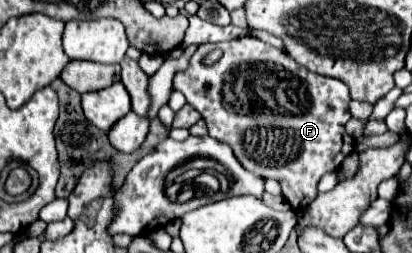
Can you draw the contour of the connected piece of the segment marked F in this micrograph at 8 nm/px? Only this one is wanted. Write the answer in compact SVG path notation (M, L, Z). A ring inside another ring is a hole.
M241 36L237 40L199 46L191 56L187 70L175 74L173 88L183 92L187 102L201 112L209 134L233 148L243 168L255 176L273 178L283 186L283 196L295 212L301 212L307 204L311 204L311 200L315 200L321 176L337 170L345 156L355 150L355 138L345 132L345 124L351 118L349 88L337 78L309 72L301 64L295 64L287 52L277 50L255 36ZM213 50L221 50L223 56L211 66L203 64L203 58Z

